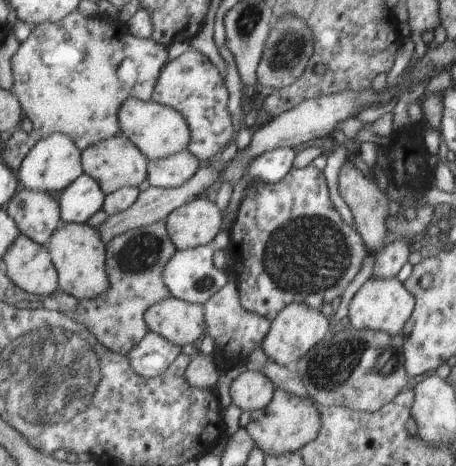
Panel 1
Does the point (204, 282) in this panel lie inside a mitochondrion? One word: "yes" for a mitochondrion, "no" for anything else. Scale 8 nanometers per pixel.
yes

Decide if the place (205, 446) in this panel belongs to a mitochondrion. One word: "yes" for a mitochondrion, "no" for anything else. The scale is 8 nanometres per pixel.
no

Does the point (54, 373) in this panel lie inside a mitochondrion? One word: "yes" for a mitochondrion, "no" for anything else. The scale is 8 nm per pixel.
yes

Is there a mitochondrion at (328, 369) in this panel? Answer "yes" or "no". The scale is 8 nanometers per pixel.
yes

